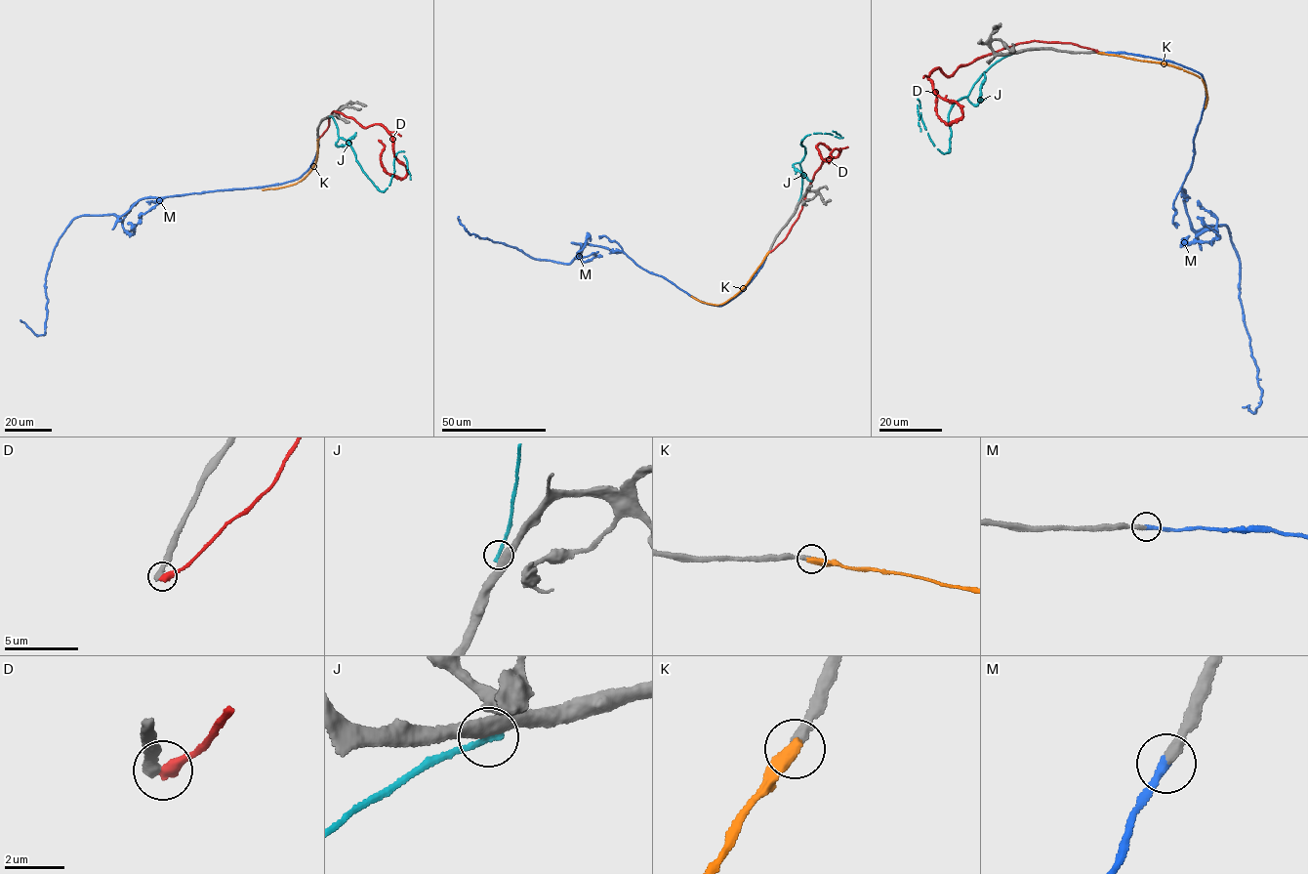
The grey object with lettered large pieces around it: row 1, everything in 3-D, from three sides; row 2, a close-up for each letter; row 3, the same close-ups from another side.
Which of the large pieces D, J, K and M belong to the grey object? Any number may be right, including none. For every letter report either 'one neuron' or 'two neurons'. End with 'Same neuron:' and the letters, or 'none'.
D: two neurons
J: two neurons
K: two neurons
M: one neuron
Same neuron: M

